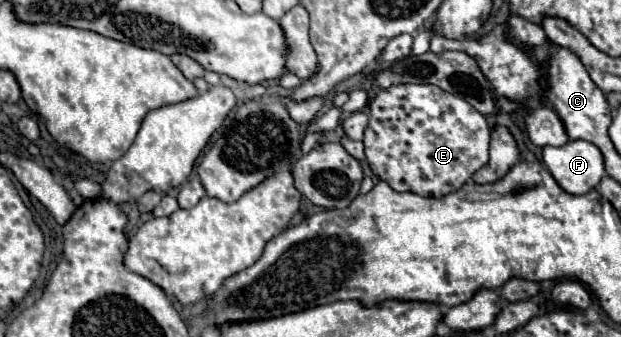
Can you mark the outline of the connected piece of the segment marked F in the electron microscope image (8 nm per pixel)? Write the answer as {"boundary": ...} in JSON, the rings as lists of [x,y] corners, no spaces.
{"boundary":[[[569,141],[563,147],[543,147],[547,165],[559,187],[571,195],[585,195],[603,179],[603,155],[589,141]]]}

